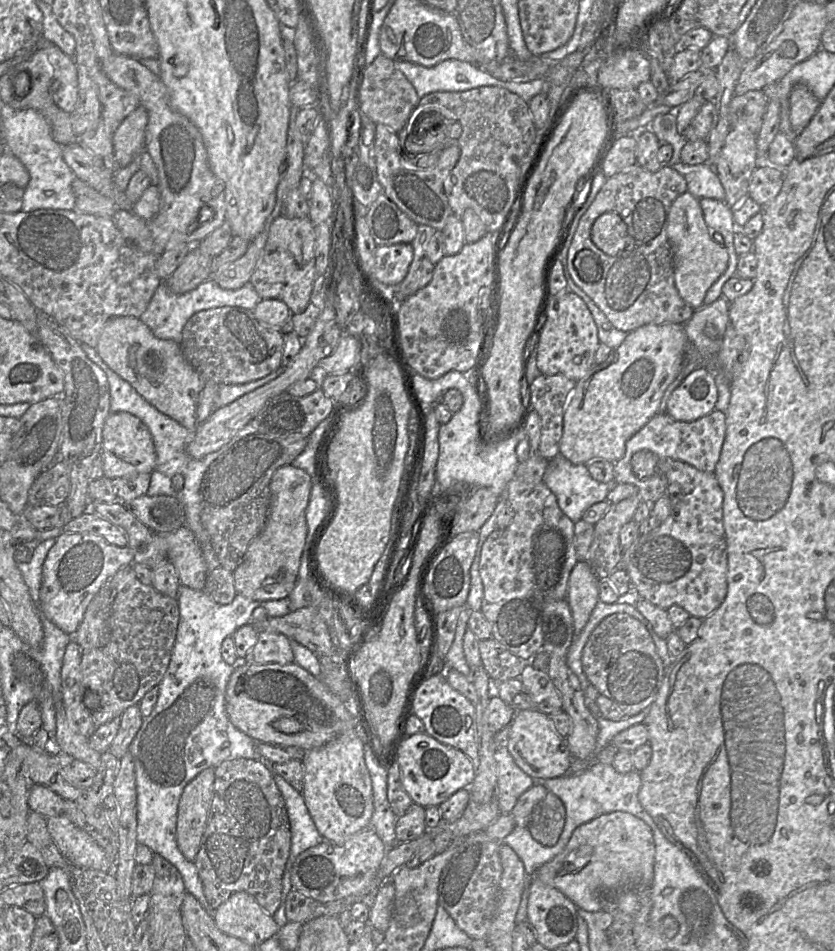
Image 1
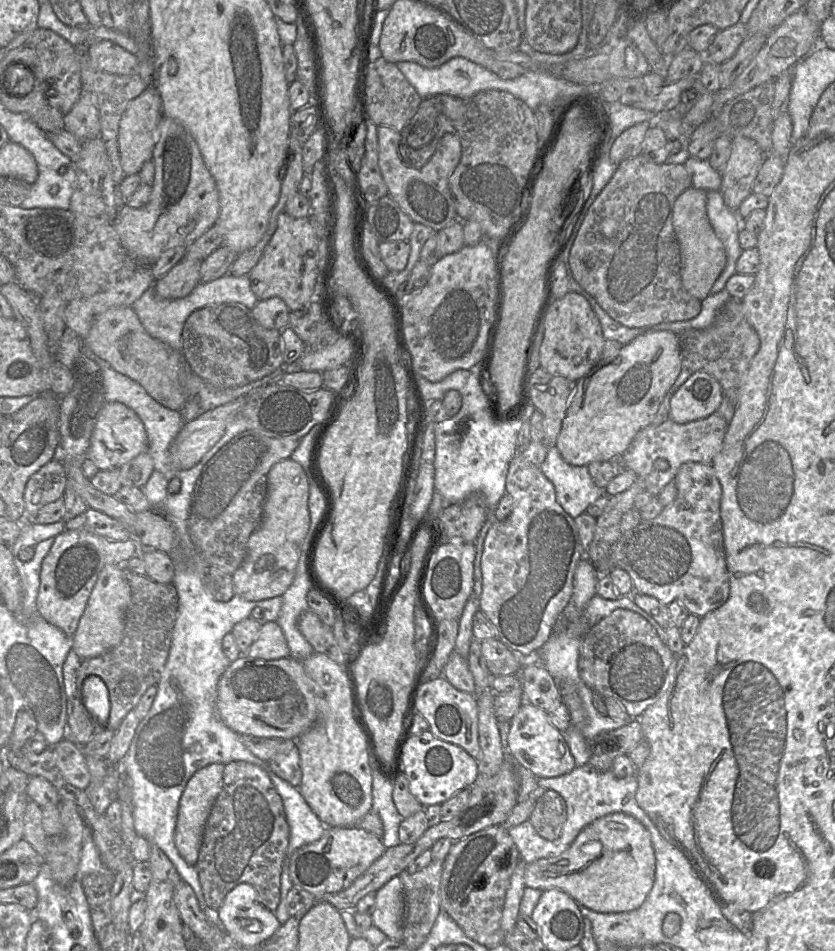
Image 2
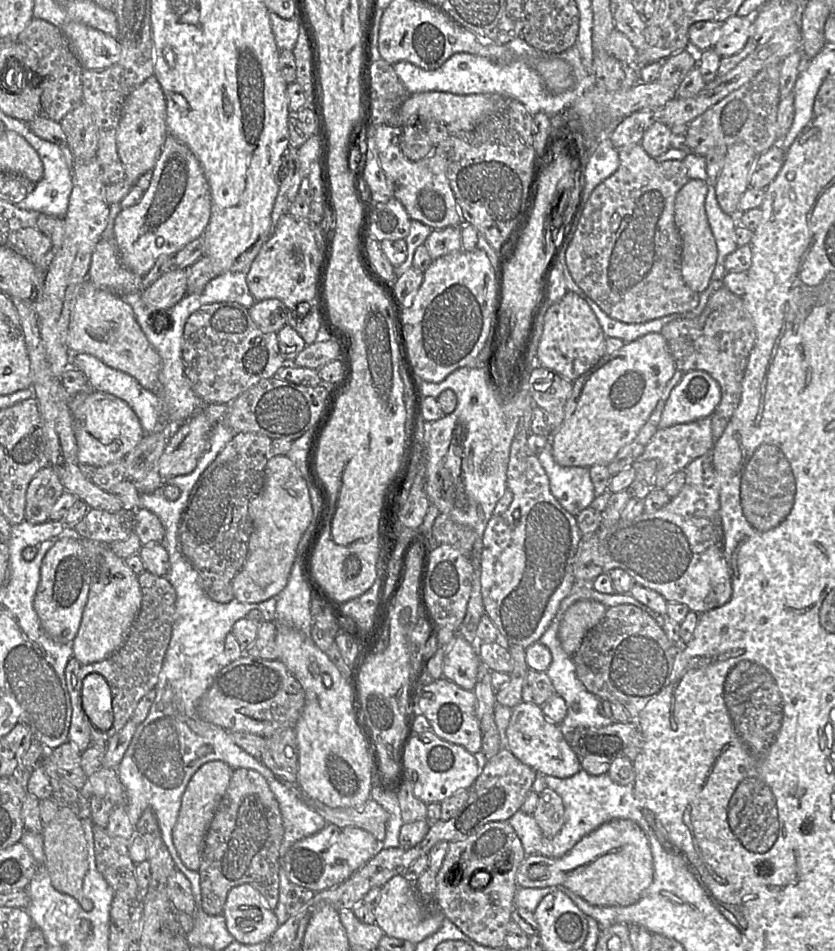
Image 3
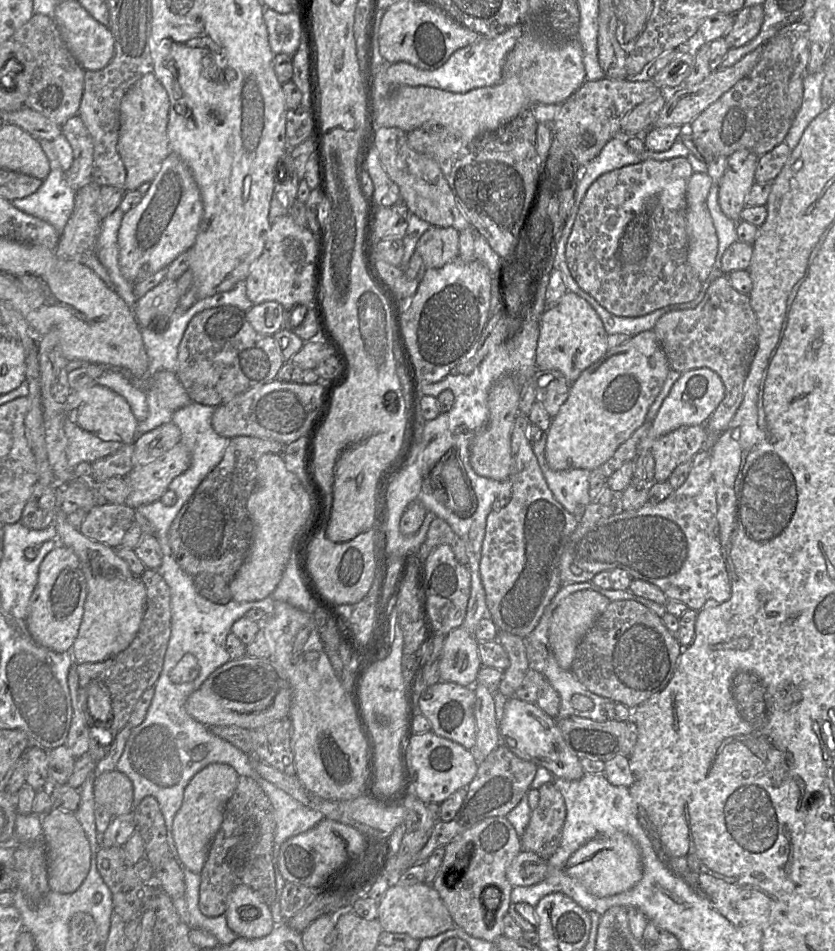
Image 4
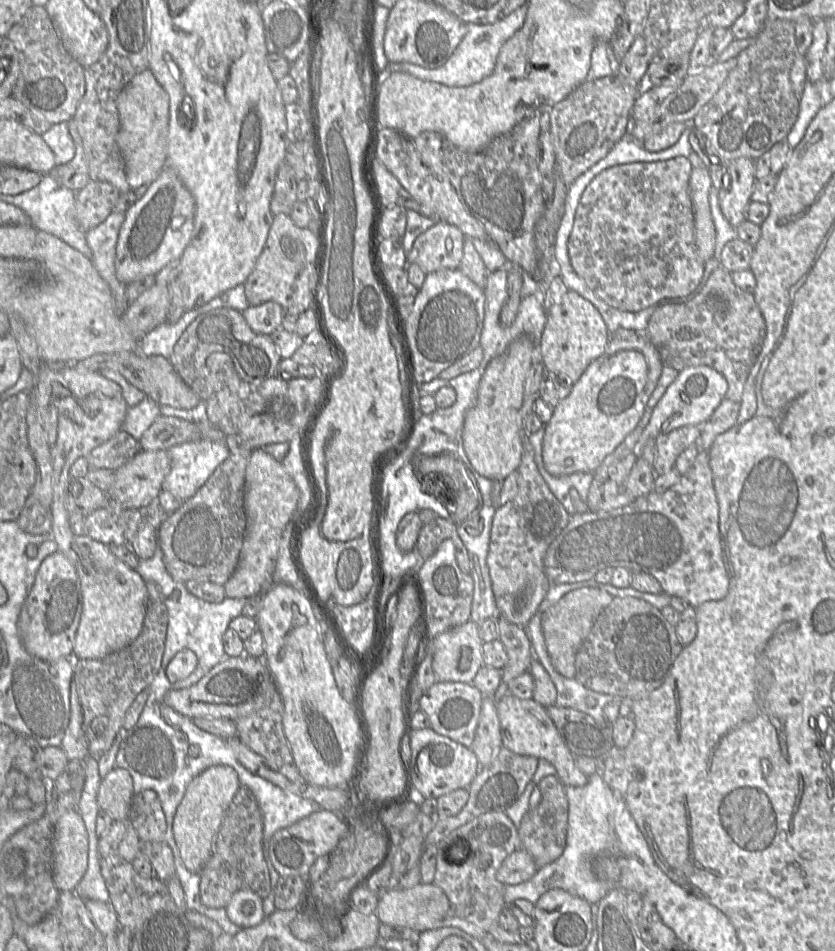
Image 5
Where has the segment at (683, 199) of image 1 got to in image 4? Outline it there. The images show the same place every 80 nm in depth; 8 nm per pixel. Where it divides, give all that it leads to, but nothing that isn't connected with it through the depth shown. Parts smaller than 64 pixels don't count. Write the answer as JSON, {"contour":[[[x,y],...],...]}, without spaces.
{"contour":[[[693,172],[686,187],[688,263],[701,282],[708,278],[718,251],[717,234],[707,207],[712,184],[708,173]]]}

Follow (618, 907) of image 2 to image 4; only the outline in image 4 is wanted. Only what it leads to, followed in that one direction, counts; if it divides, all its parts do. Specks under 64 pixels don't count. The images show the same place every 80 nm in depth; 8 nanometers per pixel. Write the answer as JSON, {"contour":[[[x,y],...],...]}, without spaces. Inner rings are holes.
{"contour":[[[625,833],[601,835],[582,845],[570,856],[565,865],[565,872],[593,896],[619,894],[634,887],[642,878],[640,850],[637,843]],[[521,850],[506,871],[509,883],[514,886],[530,886],[545,879],[548,862],[531,851]]]}

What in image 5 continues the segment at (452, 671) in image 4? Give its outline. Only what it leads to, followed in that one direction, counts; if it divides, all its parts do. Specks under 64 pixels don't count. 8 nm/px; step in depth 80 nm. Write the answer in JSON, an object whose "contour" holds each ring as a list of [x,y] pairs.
{"contour":[[[468,620],[431,639],[432,668],[437,680],[472,684],[483,666],[483,641],[479,636],[479,625]]]}

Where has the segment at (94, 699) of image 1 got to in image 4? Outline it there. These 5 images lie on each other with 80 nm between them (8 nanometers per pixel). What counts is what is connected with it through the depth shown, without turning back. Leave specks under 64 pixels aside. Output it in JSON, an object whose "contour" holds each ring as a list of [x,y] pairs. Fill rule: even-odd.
{"contour":[[[146,569],[140,577],[147,592],[146,608],[137,635],[131,644],[124,651],[103,662],[76,664],[79,676],[78,703],[89,733],[88,753],[96,763],[109,753],[116,735],[128,724],[131,713],[144,691],[154,687],[157,682],[171,635],[169,586],[157,570]],[[92,681],[100,681],[108,688],[111,695],[112,720],[97,721],[89,713],[87,697]]]}

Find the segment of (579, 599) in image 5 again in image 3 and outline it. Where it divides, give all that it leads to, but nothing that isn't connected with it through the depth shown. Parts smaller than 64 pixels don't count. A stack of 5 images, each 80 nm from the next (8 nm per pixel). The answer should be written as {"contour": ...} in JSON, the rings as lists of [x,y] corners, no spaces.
{"contour":[[[594,600],[577,601],[567,609],[558,630],[566,654],[575,654],[586,633],[599,622],[606,609],[605,605]]]}

